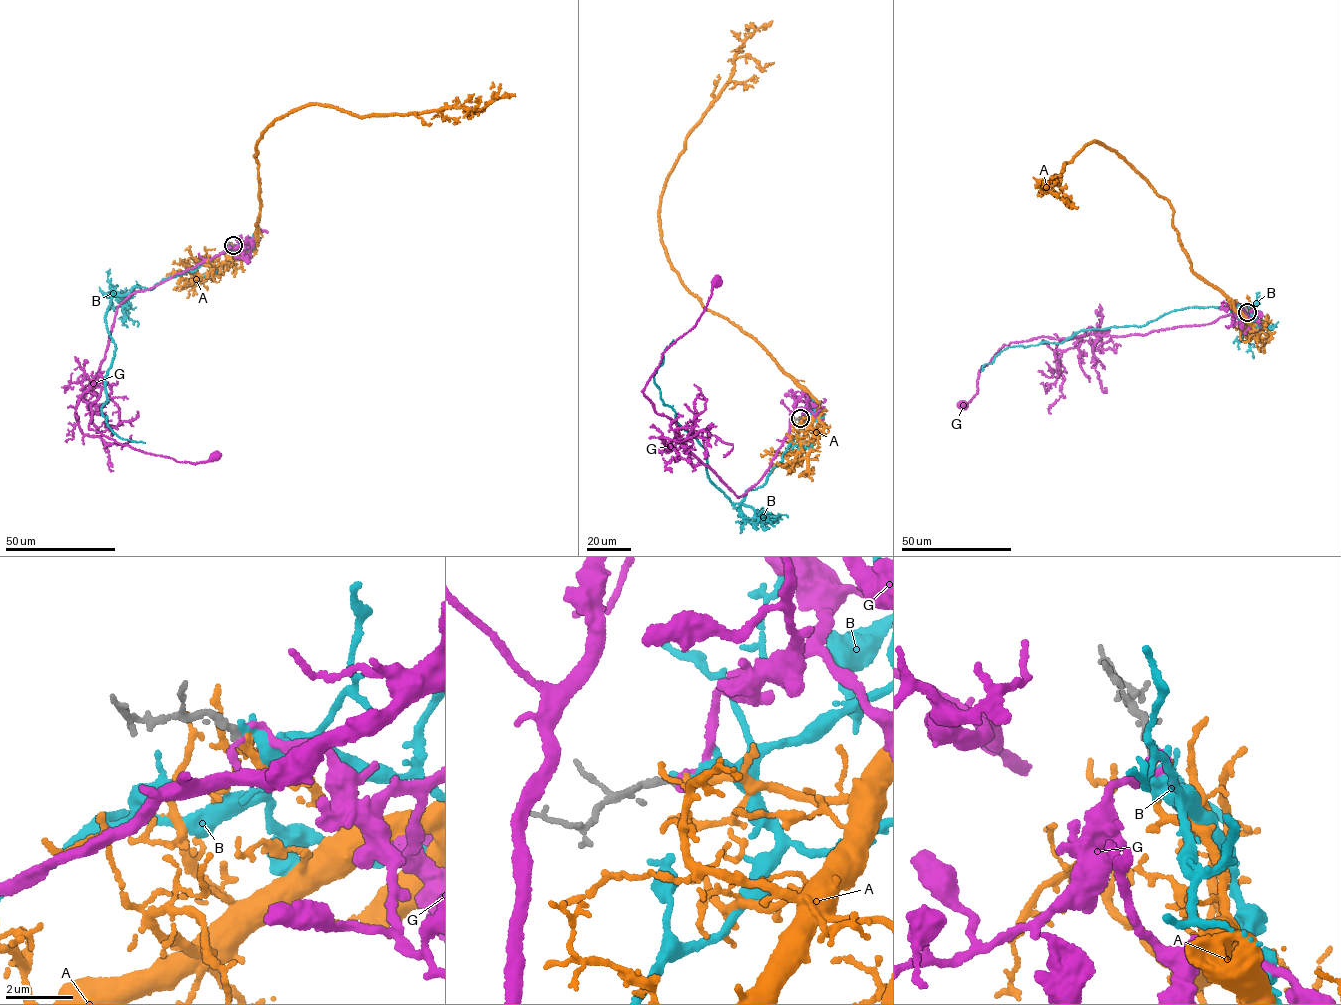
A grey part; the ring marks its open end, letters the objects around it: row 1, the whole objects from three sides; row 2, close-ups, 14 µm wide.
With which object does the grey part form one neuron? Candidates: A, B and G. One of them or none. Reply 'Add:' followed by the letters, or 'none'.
Add: A

